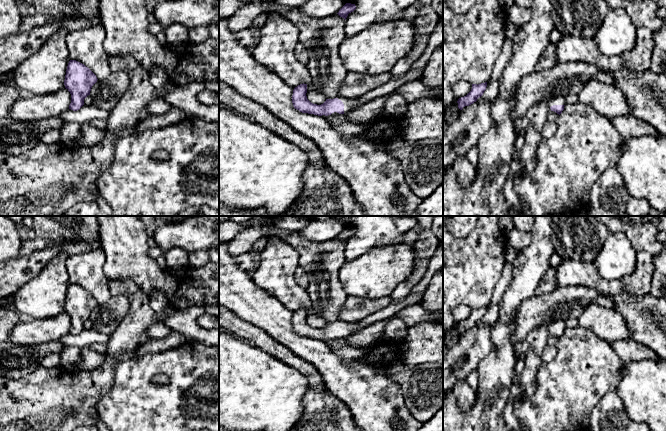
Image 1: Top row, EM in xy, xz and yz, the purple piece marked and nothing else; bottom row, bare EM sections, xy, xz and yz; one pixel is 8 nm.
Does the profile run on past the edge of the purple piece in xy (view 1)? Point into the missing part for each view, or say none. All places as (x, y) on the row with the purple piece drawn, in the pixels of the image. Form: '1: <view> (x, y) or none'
1: none

